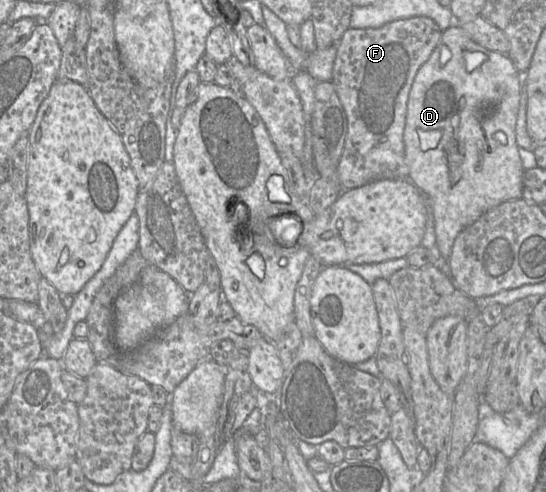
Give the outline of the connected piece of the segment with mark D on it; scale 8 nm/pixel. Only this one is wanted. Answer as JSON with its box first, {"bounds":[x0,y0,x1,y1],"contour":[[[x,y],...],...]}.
{"bounds":[403,25,525,261],"contour":[[[452,25],[443,31],[439,44],[413,81],[403,134],[408,179],[422,195],[430,198],[436,243],[447,261],[456,237],[464,228],[499,204],[522,198],[525,172],[516,142],[523,74],[516,70],[507,54],[473,51],[467,47],[469,42],[470,35],[460,26]]]}

